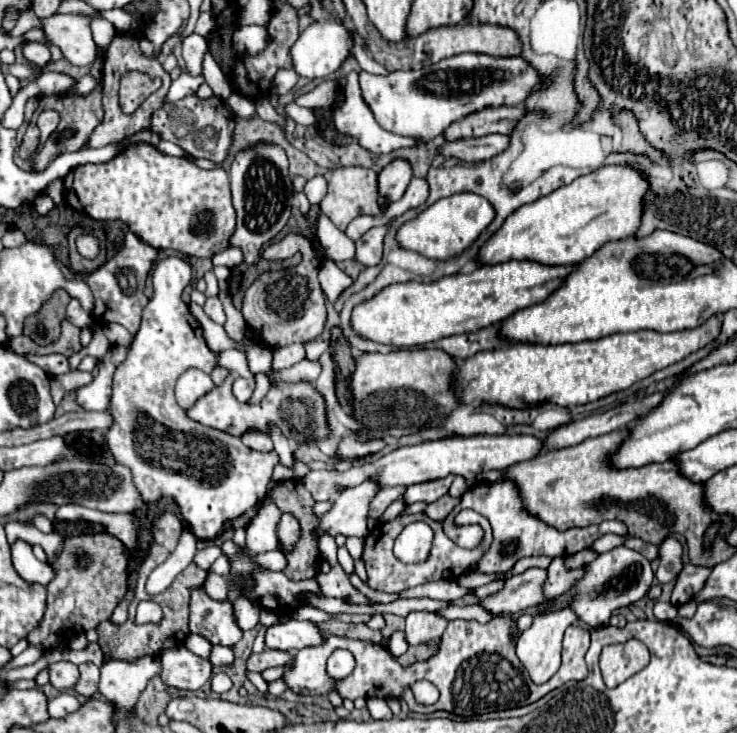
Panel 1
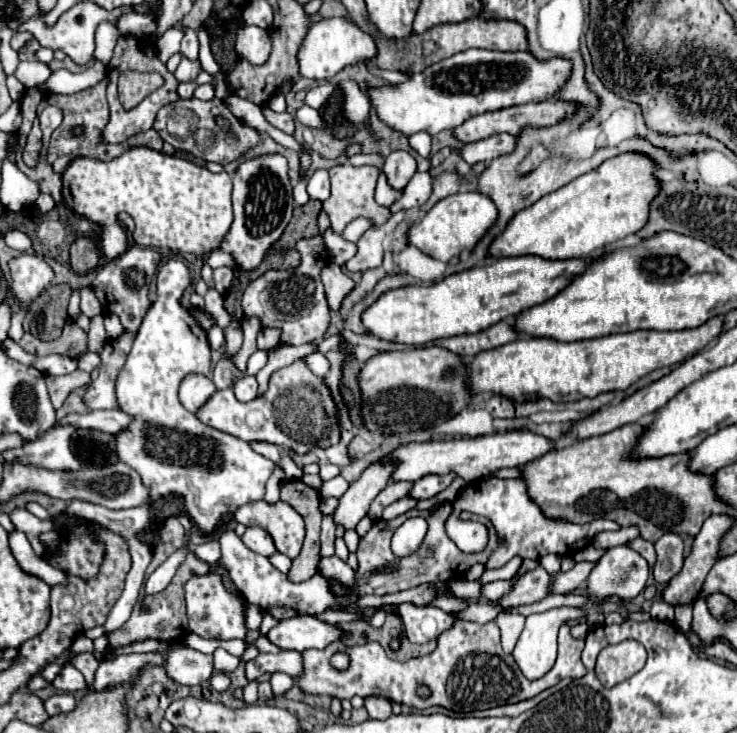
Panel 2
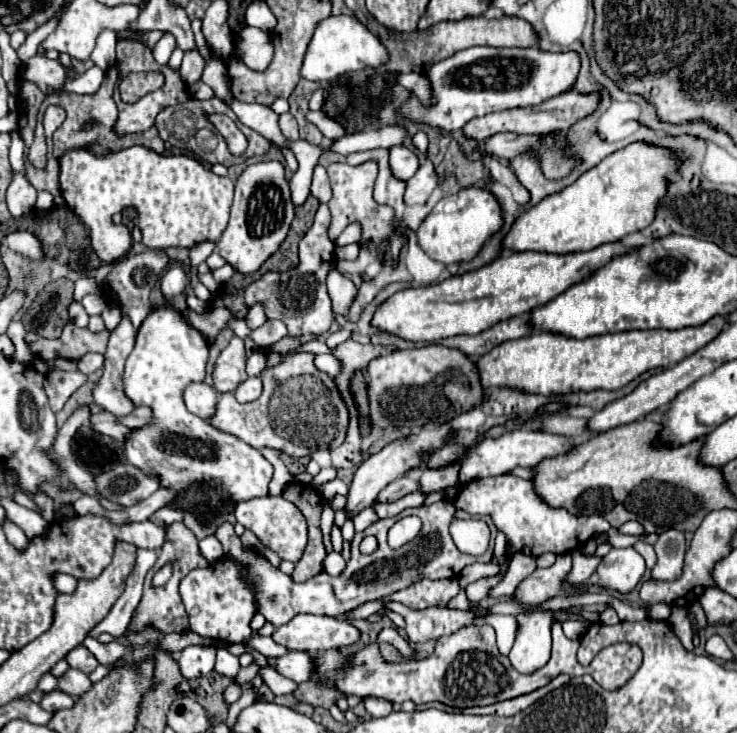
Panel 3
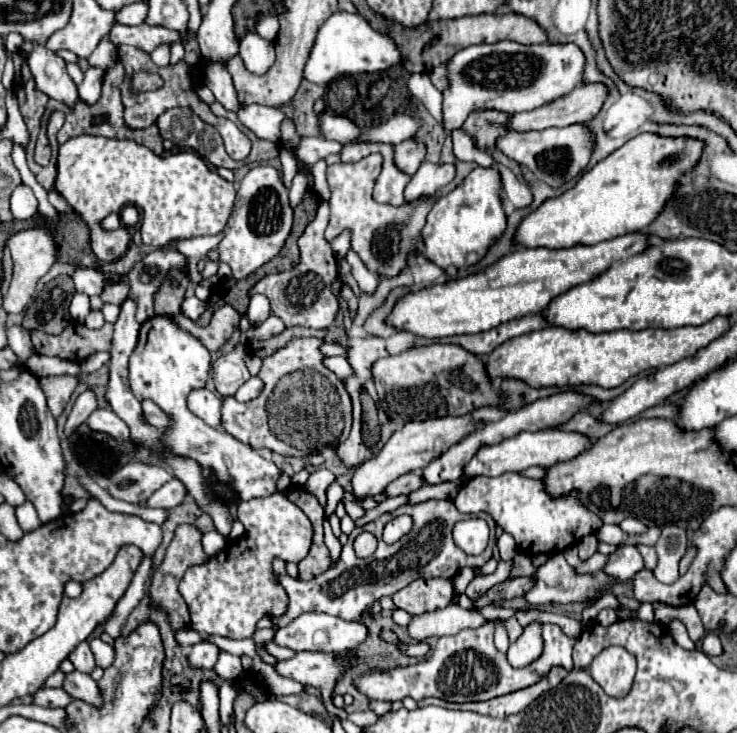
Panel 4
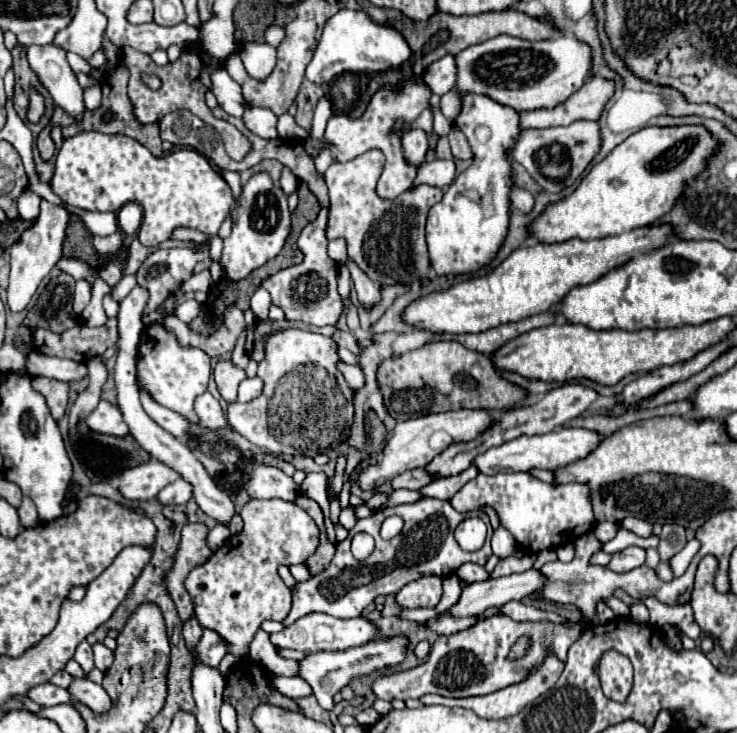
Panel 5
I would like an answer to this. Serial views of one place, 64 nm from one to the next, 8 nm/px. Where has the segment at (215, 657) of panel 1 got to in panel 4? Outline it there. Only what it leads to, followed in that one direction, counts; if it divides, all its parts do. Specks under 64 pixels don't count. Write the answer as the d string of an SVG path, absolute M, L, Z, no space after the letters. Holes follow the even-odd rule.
M222 652L218 658L218 664L214 666L214 672L222 678L222 680L234 680L240 672L242 672L242 664L240 664L240 656L232 656L228 652Z

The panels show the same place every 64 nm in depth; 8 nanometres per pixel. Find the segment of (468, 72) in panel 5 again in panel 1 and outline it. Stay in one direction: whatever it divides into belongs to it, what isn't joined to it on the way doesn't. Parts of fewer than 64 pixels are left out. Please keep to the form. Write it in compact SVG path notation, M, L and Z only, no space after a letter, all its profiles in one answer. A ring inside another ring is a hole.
M458 54L422 70L398 70L388 76L372 76L360 72L360 88L378 124L398 136L412 136L424 142L442 134L450 124L460 122L472 112L488 106L518 106L546 84L542 74L522 56L490 56L490 54Z

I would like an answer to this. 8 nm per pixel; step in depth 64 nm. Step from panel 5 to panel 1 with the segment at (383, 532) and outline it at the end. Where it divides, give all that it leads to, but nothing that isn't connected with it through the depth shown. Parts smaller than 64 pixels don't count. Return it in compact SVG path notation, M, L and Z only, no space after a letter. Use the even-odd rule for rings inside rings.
M426 522L408 524L394 542L394 556L406 564L422 562L432 544L432 530Z

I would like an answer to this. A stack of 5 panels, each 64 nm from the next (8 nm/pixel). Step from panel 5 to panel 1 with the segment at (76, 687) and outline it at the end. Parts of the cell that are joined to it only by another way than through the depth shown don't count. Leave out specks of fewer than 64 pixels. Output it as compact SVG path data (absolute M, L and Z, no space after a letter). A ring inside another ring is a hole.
M58 662L50 666L50 684L58 690L70 690L78 684L80 672L70 662Z

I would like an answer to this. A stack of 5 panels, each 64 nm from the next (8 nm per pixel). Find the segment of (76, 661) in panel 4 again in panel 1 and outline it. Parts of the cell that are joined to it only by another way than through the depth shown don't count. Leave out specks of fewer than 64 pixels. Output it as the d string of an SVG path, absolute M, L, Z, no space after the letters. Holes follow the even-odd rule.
M80 664L80 680L76 684L76 692L82 694L84 698L92 698L98 692L98 678L100 678L100 670L96 664Z

